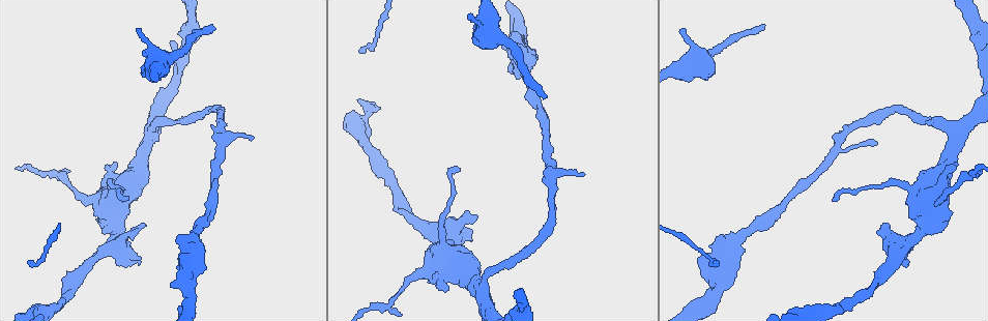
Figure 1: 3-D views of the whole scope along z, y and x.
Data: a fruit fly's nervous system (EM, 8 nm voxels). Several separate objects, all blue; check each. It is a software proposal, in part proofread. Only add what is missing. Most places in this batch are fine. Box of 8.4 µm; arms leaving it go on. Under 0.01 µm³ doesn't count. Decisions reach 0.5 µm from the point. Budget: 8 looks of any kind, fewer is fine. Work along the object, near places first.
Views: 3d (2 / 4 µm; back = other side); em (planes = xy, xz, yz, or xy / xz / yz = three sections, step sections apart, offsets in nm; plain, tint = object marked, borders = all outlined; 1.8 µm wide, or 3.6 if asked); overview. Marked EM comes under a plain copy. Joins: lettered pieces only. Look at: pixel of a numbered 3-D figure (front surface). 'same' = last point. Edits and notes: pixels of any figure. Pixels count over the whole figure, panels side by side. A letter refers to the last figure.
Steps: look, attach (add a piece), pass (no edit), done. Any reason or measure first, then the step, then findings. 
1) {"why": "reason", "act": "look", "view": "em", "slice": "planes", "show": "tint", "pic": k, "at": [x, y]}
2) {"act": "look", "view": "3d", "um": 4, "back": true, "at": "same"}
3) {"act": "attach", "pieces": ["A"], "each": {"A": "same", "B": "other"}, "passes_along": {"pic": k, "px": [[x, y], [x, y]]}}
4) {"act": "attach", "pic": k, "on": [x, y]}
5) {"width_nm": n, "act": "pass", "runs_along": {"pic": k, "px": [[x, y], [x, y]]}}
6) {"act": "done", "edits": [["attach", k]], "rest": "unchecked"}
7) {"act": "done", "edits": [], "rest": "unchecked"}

{"why": "an open end", "act": "look", "view": "em", "um": 3.6, "slice": "planes", "show": "borders", "pic": 1, "at": [470, 239]}

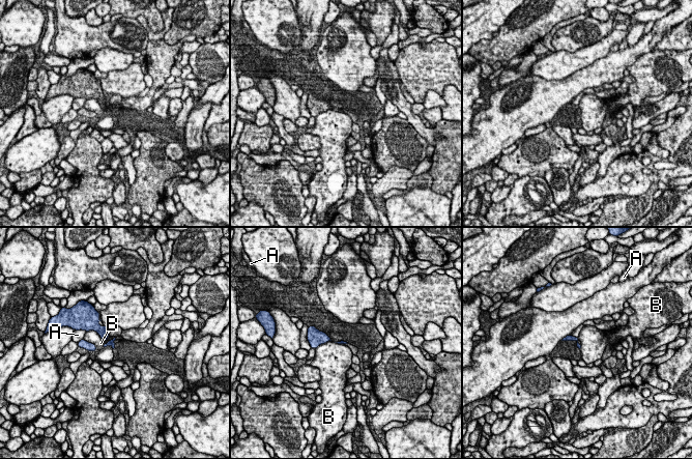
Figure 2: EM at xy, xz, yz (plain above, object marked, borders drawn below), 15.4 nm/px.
{"act": "pass", "each": {"A": "other", "B": "other"}, "found": "no lettered piece goes on from it"}

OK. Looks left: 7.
{"why": "branch stops here", "act": "look", "view": "em", "slice": "yz", "step": 8, "show": "borders", "pic": 1, "at": [467, 16]}

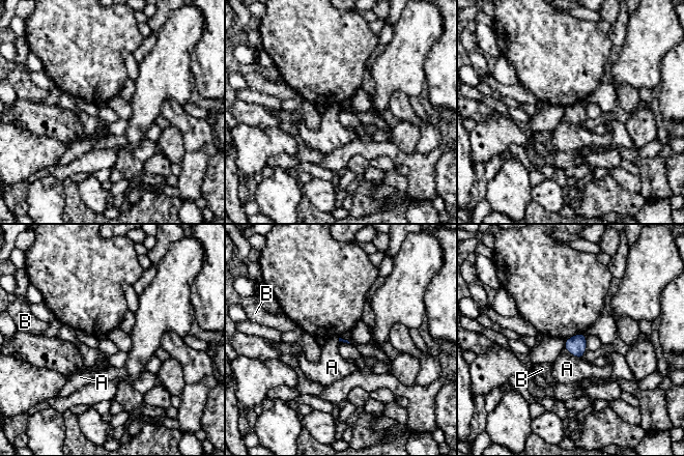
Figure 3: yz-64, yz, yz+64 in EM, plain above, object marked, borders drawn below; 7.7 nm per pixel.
{"act": "pass", "each": {"A": "other", "B": "other"}, "border": {"pic": 3, "px": [[564, 347], [582, 360]]}, "found": "no lettered piece goes on from it"}

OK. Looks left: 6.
{"why": "an open end", "act": "look", "view": "3d", "um": 2, "pic": 1, "at": [543, 97]}

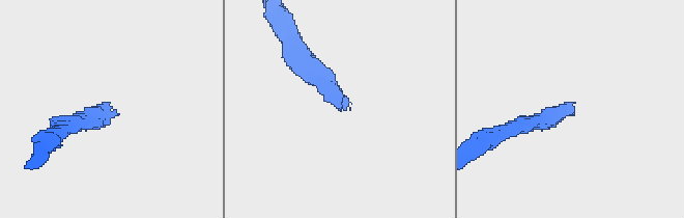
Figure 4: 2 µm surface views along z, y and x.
{"act": "look", "view": "em", "slice": "planes", "show": "borders", "pic": 4, "at": [572, 114]}

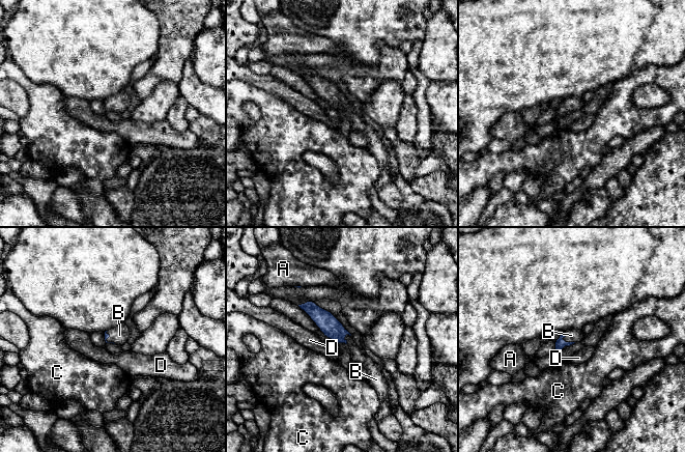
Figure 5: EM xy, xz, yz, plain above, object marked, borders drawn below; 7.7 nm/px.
{"act": "attach", "pieces": ["B"], "each": {"A": "other", "B": "same", "C": "other", "D": "other"}, "passes_along": {"pic": 5, "px": [[560, 344], [565, 341], [571, 335]]}, "found": "it goes on there"}

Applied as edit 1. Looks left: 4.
{"act": "done", "edits": [["attach", 5]], "rest": "unchecked"}

